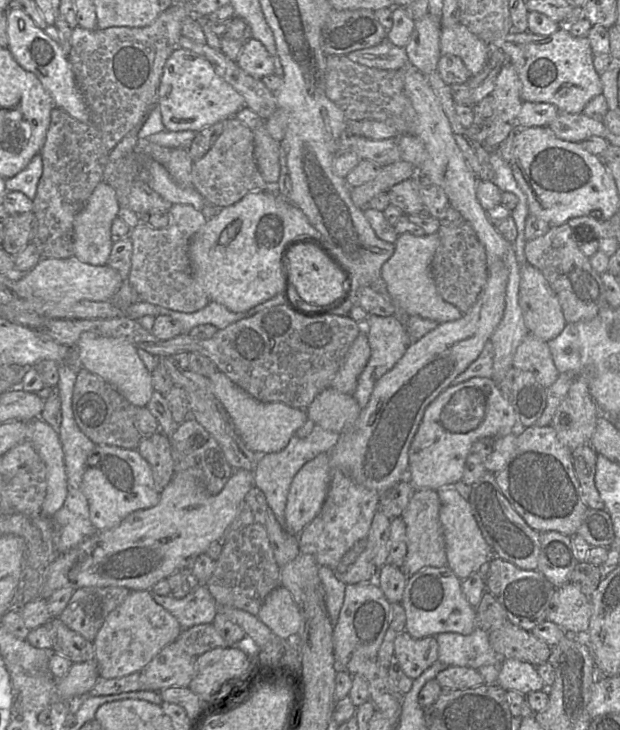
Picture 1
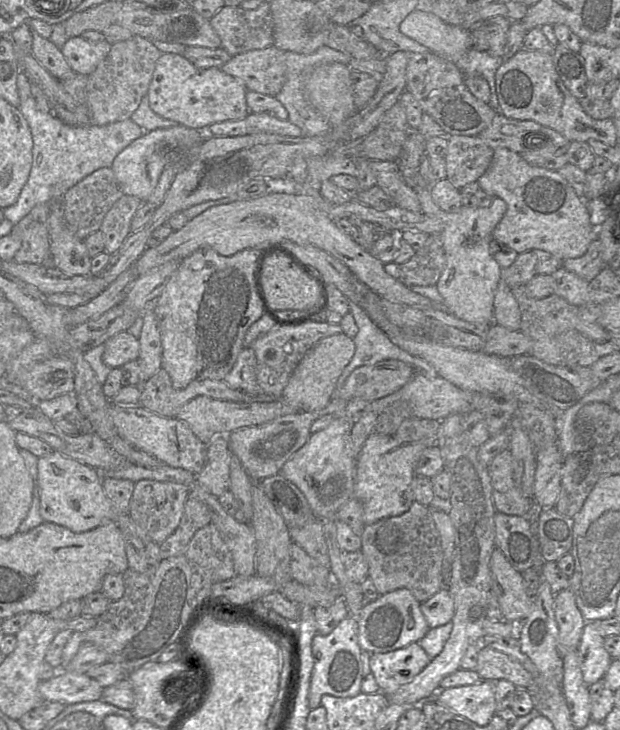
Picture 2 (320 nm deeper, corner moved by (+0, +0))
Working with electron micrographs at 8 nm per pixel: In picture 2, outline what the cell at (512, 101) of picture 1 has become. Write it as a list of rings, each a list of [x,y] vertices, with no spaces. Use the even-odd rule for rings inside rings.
[[[450,135],[446,161],[446,178],[457,189],[477,180],[489,167],[494,149],[478,135]]]

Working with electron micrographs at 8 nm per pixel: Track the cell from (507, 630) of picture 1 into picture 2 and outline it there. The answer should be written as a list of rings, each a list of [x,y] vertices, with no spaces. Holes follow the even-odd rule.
[[[490,647],[478,650],[475,671],[482,680],[508,680],[517,688],[532,688],[534,677],[515,659]]]

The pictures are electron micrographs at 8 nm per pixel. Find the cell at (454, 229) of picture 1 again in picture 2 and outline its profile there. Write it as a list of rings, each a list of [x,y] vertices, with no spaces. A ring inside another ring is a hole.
[[[441,233],[428,234],[425,244],[407,261],[401,264],[389,262],[385,270],[405,284],[436,285],[445,265],[445,251]]]

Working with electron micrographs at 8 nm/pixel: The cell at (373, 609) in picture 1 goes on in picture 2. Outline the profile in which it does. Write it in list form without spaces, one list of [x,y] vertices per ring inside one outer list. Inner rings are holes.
[[[348,614],[328,635],[316,634],[312,640],[314,667],[308,694],[311,710],[320,706],[323,695],[336,697],[354,697],[360,693],[363,675],[361,649],[357,637],[357,619]]]

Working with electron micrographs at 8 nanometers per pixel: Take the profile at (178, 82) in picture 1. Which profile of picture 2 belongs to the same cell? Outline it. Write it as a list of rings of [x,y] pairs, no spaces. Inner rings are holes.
[[[161,54],[148,88],[149,104],[159,116],[189,128],[207,130],[214,123],[242,120],[248,116],[248,89],[219,67],[200,68],[184,55]]]

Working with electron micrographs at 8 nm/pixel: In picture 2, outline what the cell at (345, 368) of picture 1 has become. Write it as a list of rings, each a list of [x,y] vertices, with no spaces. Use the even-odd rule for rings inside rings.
[[[340,332],[320,339],[310,348],[292,372],[280,397],[298,412],[314,412],[328,405],[333,398],[338,378],[355,352],[353,338]]]

